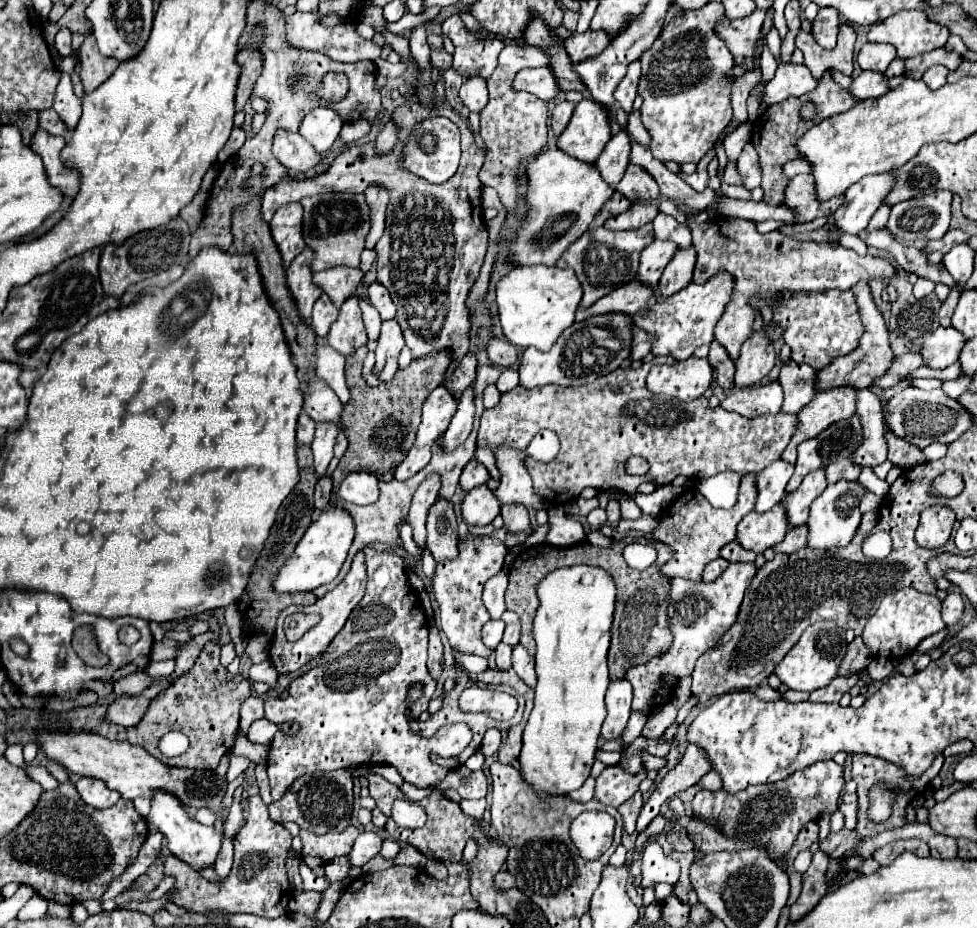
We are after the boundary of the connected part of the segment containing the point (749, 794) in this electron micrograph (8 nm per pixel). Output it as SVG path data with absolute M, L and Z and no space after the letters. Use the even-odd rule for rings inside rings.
M824 760L824 762L816 762L812 766L808 766L806 770L798 770L794 772L790 778L782 780L782 782L774 782L774 784L762 784L762 786L750 786L746 790L742 790L740 794L728 794L726 790L716 790L716 792L708 792L708 790L700 790L694 800L692 800L692 816L696 820L706 822L708 826L714 826L716 830L720 830L722 836L726 838L734 838L734 840L748 840L748 842L758 842L764 852L768 854L776 854L772 856L772 860L784 868L784 858L790 852L790 848L794 846L798 832L808 824L818 820L822 814L834 814L838 808L838 798L840 792L844 788L844 768L840 764L836 764L834 760Z

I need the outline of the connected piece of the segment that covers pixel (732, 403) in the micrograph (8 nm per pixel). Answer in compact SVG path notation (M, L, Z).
M772 380L764 386L732 390L722 400L720 406L728 412L736 412L736 414L742 414L746 418L754 418L754 416L762 416L762 414L780 412L782 402L784 402L782 386L778 380Z

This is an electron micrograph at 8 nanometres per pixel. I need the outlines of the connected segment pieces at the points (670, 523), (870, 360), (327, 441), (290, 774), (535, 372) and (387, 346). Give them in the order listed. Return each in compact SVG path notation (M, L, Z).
M756 474L742 476L740 482L740 498L738 504L732 510L714 508L700 490L690 488L686 490L678 500L672 502L672 506L660 516L658 528L652 532L652 536L664 544L668 544L674 550L674 556L668 564L662 566L662 574L668 578L686 578L692 582L702 582L702 572L708 562L716 560L720 556L720 548L736 538L736 526L738 522L754 510L754 502L758 498L758 486L754 486Z
M860 282L858 286L852 286L856 304L860 308L860 318L864 324L864 334L862 334L862 342L858 344L858 348L842 358L836 358L830 366L826 366L824 370L818 372L818 388L826 390L830 386L854 386L854 388L866 388L868 384L872 384L874 378L880 378L880 374L888 372L888 366L892 366L894 362L894 354L890 350L890 342L888 342L888 330L884 324L884 316L878 310L878 306L874 304L874 298L870 294L870 286L868 282Z
M318 424L316 426L316 436L312 442L312 454L314 454L314 470L316 476L322 478L328 470L330 460L334 458L334 442L336 442L336 426L334 424Z
M364 548L366 566L368 566L368 586L364 598L348 616L344 628L330 642L328 650L322 654L318 664L306 674L290 682L288 698L268 698L264 702L264 718L282 726L294 722L298 726L296 734L288 738L274 738L268 754L268 778L272 788L272 798L278 800L286 790L304 774L312 772L330 772L352 766L374 766L390 764L394 766L406 782L416 786L430 786L444 780L448 774L446 768L434 766L430 762L428 740L414 734L406 720L406 692L414 682L426 684L424 696L412 706L412 716L416 719L427 710L430 698L436 690L436 680L426 668L426 646L428 646L428 624L426 616L416 600L412 586L404 576L404 560L394 552L378 552L374 548Z
M602 314L602 316L590 316L582 322L574 322L552 346L548 352L540 352L538 348L526 348L520 360L520 384L524 388L534 388L534 386L544 386L544 384L560 384L560 386L580 386L580 384L590 384L596 378L614 372L620 368L620 364L630 358L632 352L632 328L634 320L630 314Z
M388 320L382 322L382 334L378 340L378 348L376 348L376 364L374 364L374 378L378 378L378 372L384 368L386 360L392 356L398 356L400 350L404 348L404 334L402 328L398 326L398 320Z

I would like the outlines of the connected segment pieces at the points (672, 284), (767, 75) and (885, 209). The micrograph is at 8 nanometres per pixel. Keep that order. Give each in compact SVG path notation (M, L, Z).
M694 248L690 250L678 250L676 256L670 260L666 270L662 272L662 278L658 282L658 294L660 296L672 296L686 288L692 282L692 272L694 272L694 262L696 262L696 252Z
M766 42L764 44L764 49L760 57L760 68L762 71L762 82L769 82L774 77L777 69L777 62L767 48Z
M880 206L876 212L874 212L874 216L872 216L872 220L870 220L870 224L868 224L868 228L872 230L872 228L880 228L880 226L884 226L886 224L886 218L890 218L890 206Z

